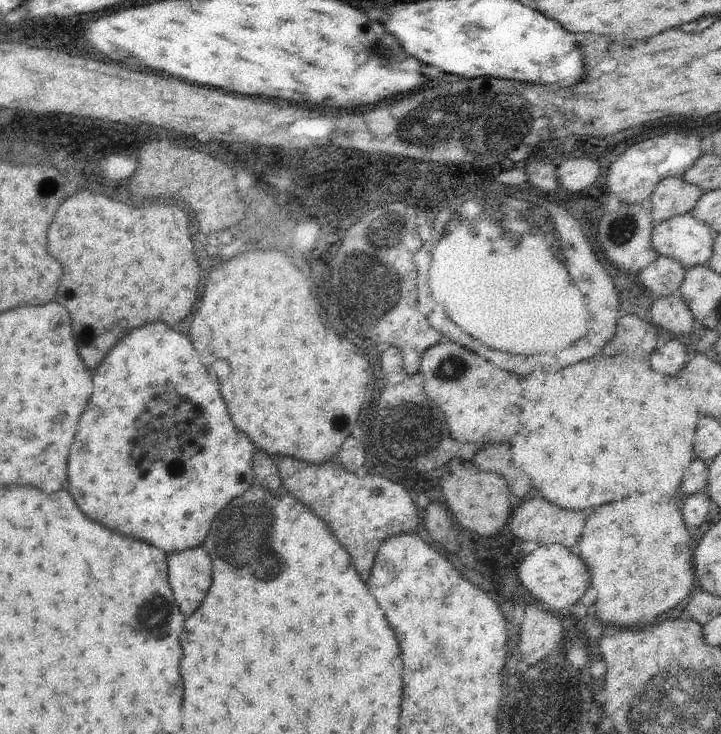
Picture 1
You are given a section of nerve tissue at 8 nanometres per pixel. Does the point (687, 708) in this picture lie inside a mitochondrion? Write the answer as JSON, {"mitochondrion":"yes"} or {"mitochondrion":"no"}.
{"mitochondrion":"yes"}

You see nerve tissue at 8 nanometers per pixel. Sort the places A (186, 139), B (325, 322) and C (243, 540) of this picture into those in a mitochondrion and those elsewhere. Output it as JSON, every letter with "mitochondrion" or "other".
{"A":"other","B":"mitochondrion","C":"mitochondrion"}

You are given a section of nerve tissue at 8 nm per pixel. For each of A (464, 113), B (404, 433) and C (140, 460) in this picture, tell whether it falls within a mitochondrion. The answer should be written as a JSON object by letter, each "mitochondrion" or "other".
{"A":"mitochondrion","B":"mitochondrion","C":"other"}

